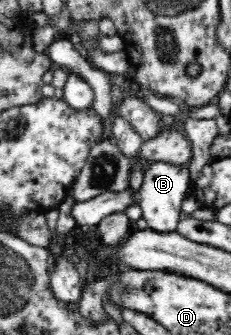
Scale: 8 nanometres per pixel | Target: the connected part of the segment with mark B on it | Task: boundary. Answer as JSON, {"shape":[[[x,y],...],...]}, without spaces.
{"shape":[[[154,161],[145,163],[143,171],[143,182],[138,192],[139,205],[142,214],[150,229],[158,232],[168,232],[178,230],[181,220],[182,200],[185,198],[189,188],[190,171],[187,164],[174,165],[166,161]]]}

